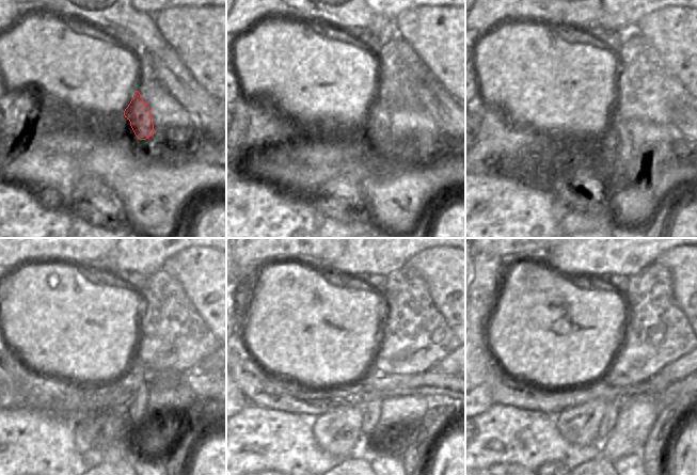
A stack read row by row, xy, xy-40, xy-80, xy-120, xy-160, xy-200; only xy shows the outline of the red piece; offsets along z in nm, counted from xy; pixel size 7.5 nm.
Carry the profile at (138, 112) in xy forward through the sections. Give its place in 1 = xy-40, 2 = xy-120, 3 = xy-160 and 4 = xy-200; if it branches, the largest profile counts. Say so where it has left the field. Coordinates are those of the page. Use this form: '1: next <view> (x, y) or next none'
1: next xy-40 (378, 122)
2: next xy-120 (138, 379)
3: next xy-160 (369, 427)
4: next xy-200 (612, 410)

